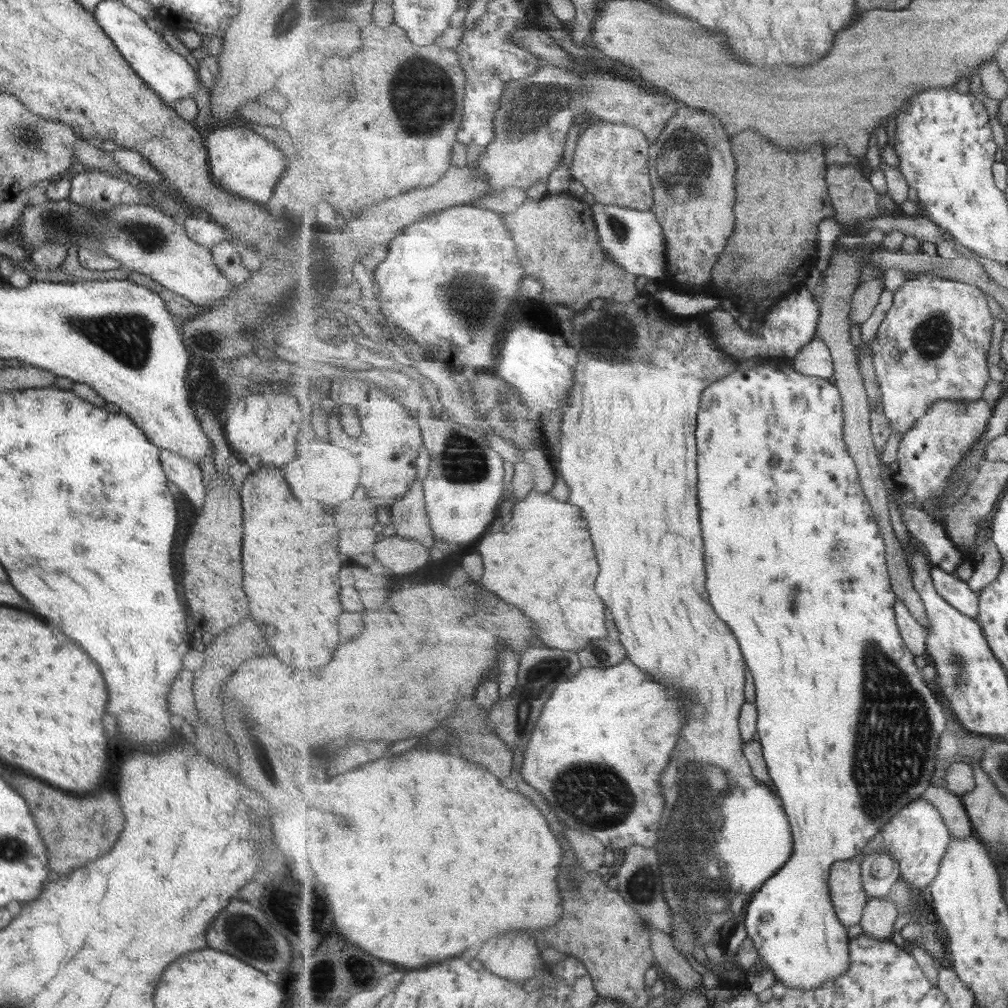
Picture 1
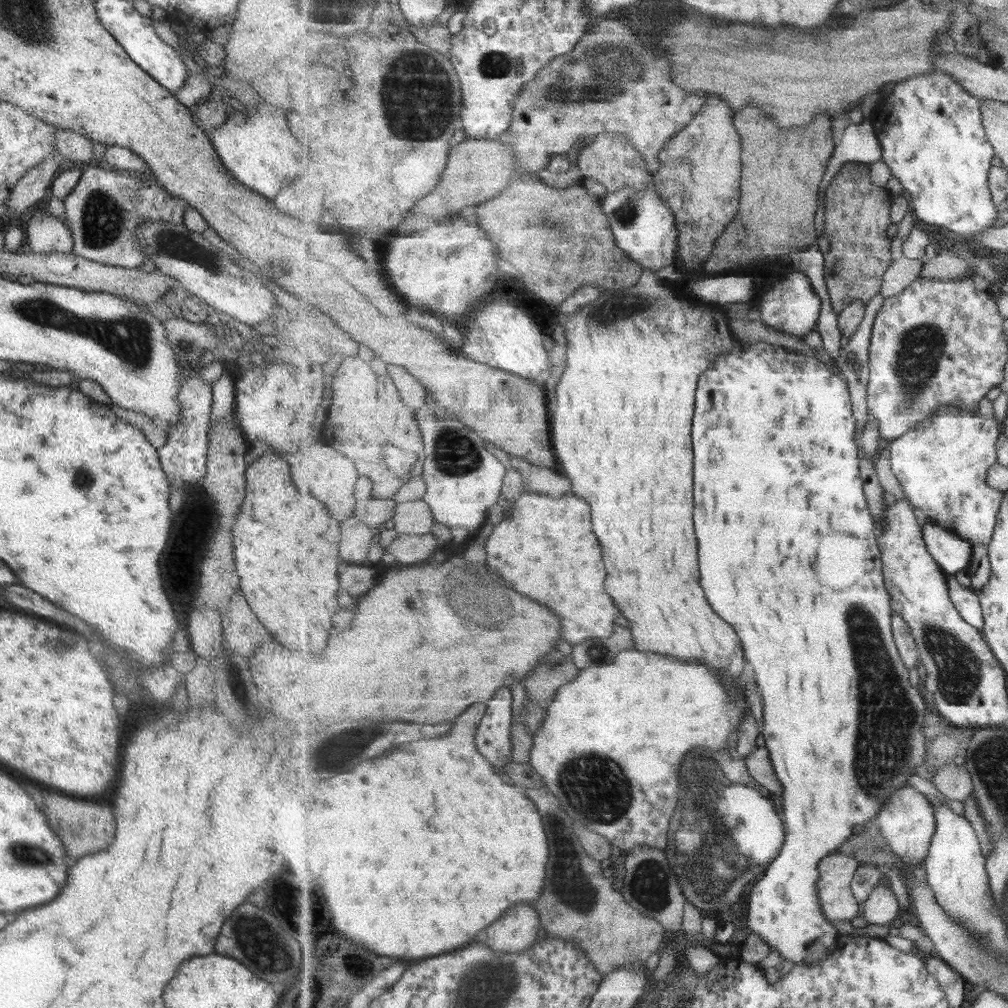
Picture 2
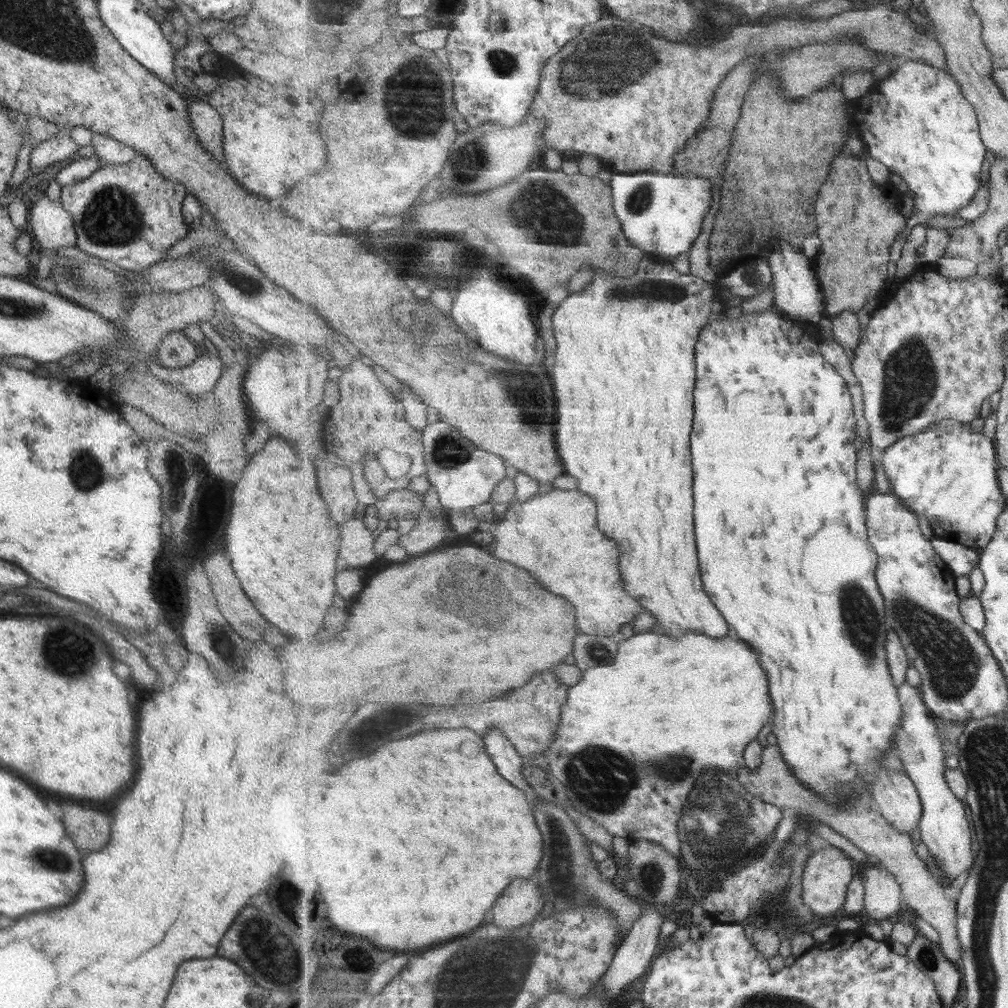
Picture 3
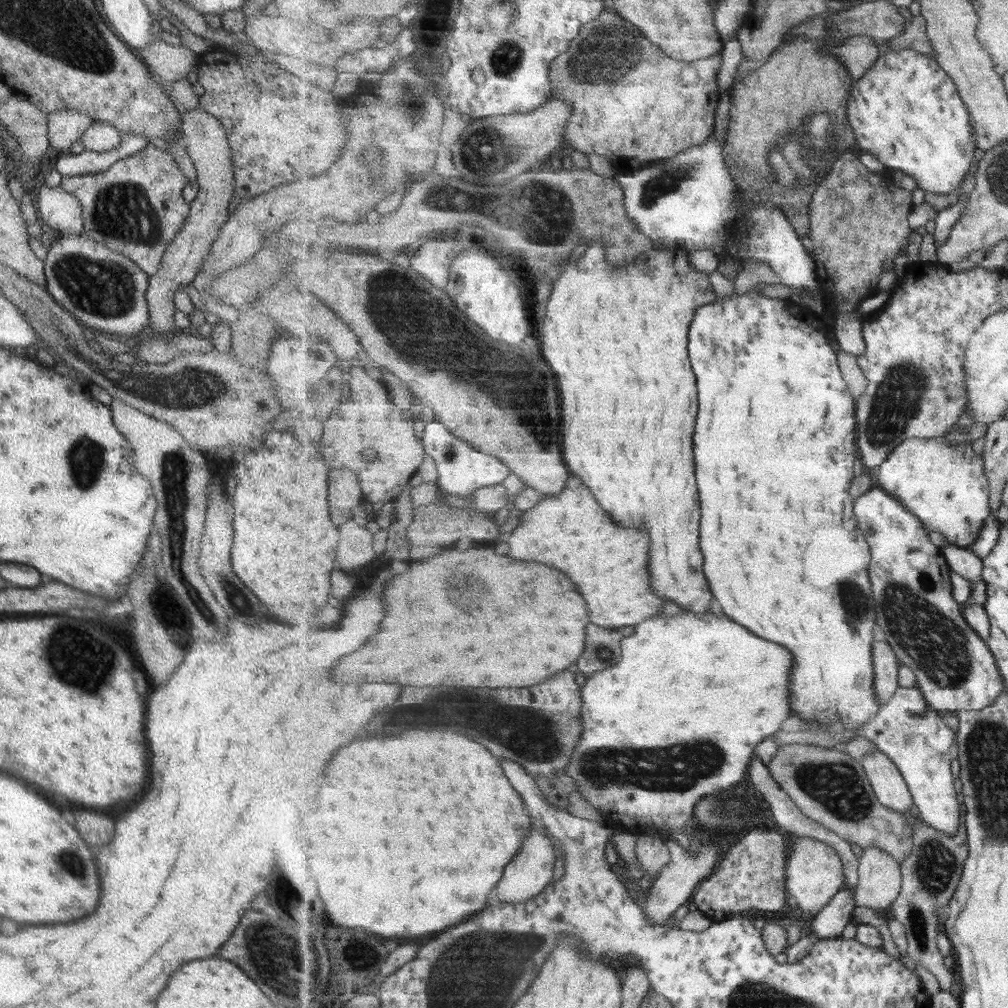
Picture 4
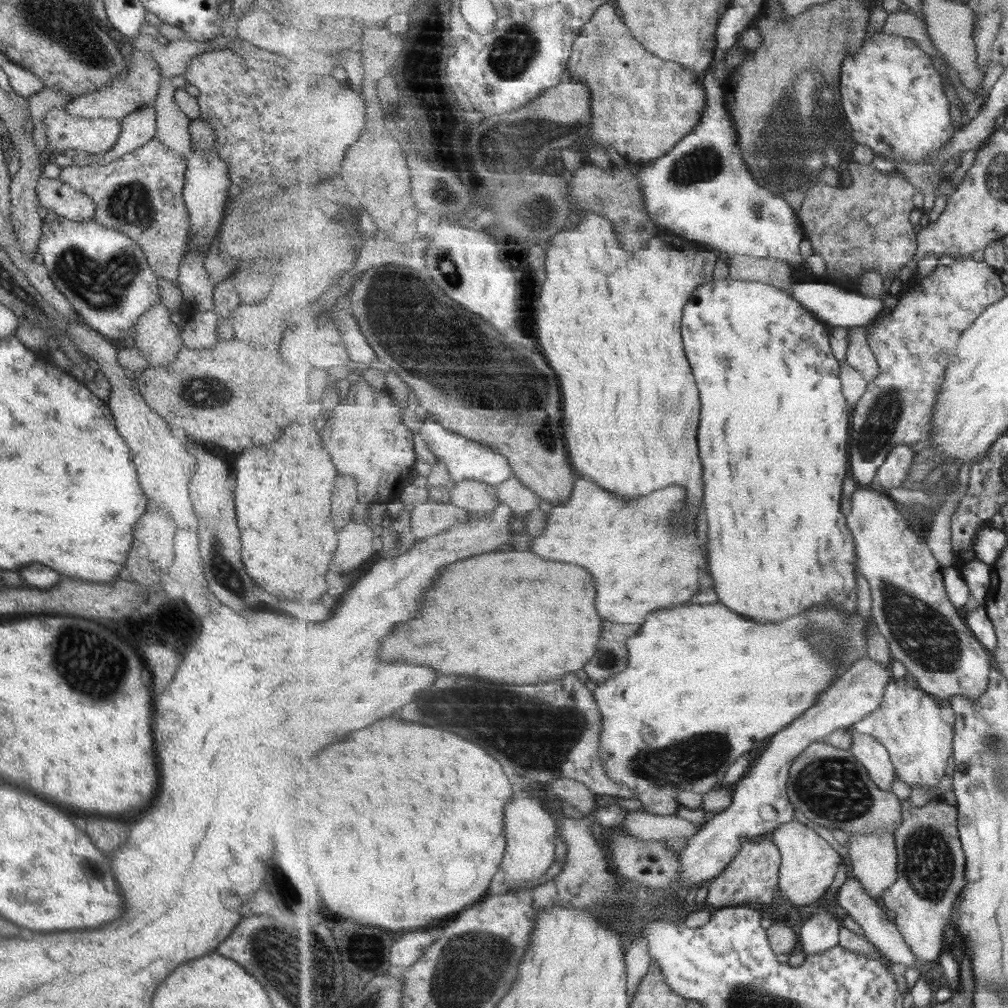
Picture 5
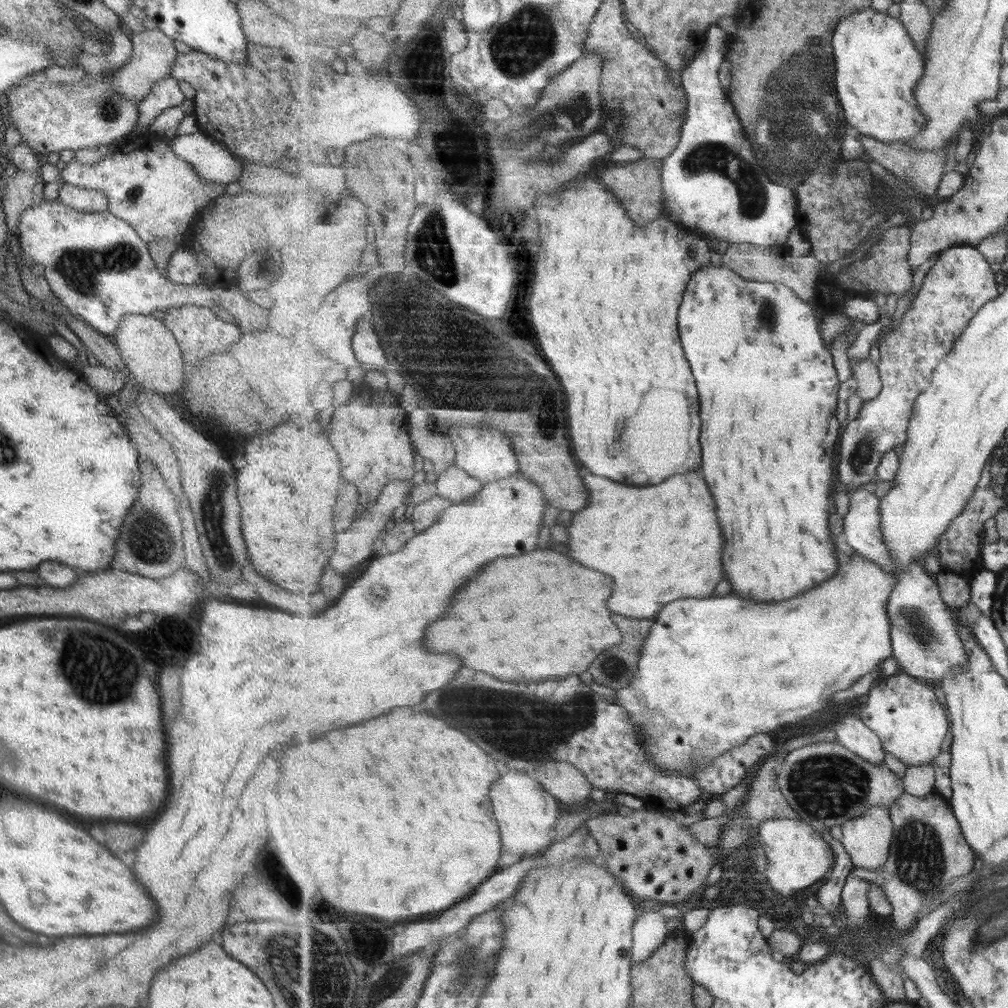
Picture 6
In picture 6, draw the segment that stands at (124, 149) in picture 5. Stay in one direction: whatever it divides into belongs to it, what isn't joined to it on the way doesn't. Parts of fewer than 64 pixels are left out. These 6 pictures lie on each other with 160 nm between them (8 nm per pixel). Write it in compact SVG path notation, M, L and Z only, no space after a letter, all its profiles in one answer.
M168 76L150 87L149 94L138 102L136 124L143 124L149 130L151 123L163 110L178 106L184 96L177 81Z

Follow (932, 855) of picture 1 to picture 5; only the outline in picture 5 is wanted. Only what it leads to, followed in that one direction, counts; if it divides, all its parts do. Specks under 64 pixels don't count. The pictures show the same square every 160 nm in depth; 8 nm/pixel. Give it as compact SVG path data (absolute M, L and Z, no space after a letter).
M857 732L852 733L853 746L850 751L867 769L879 788L891 790L897 774L890 752L875 737Z

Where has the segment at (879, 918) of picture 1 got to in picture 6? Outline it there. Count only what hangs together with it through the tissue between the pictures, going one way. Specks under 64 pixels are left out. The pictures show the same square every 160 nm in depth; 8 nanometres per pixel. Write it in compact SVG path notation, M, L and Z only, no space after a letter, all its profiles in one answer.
M874 806L863 816L842 826L842 841L854 866L877 869L884 866L894 839L894 821L889 809Z

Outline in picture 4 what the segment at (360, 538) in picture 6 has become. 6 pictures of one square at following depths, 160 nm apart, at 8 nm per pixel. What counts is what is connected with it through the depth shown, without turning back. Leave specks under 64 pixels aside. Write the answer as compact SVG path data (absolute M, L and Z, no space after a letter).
M345 522L341 528L339 540L339 566L345 572L361 568L376 558L374 549L374 534L371 534L364 525L357 522Z

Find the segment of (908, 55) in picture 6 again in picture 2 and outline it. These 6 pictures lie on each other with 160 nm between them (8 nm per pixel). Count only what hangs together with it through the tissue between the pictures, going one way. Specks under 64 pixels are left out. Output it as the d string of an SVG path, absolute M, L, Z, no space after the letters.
M936 71L931 74L920 74L903 82L895 83L892 93L887 95L885 101L891 106L891 111L887 116L887 121L884 122L883 130L877 134L883 147L882 160L889 165L889 168L892 170L892 175L897 178L902 183L903 188L910 193L912 200L911 210L913 211L914 219L932 228L947 229L948 231L957 233L964 237L967 242L974 241L973 237L979 235L979 233L991 231L995 220L999 218L999 210L1001 207L995 204L990 189L991 160L996 157L996 154L993 145L988 139L986 127L983 124L981 99L967 92L966 89L962 87L962 84L959 84L954 77L951 77L943 71Z

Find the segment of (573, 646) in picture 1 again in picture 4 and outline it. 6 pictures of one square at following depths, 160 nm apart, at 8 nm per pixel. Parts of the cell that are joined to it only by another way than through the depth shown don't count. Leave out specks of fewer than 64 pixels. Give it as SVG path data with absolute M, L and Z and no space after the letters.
M584 483L577 488L566 486L562 491L559 495L545 495L536 508L530 508L520 516L519 524L504 540L511 548L508 555L519 560L535 560L567 572L567 576L579 584L583 596L587 596L587 604L591 604L592 623L603 628L635 627L649 617L659 615L666 598L657 596L650 585L651 537L648 528L627 528L618 524Z

